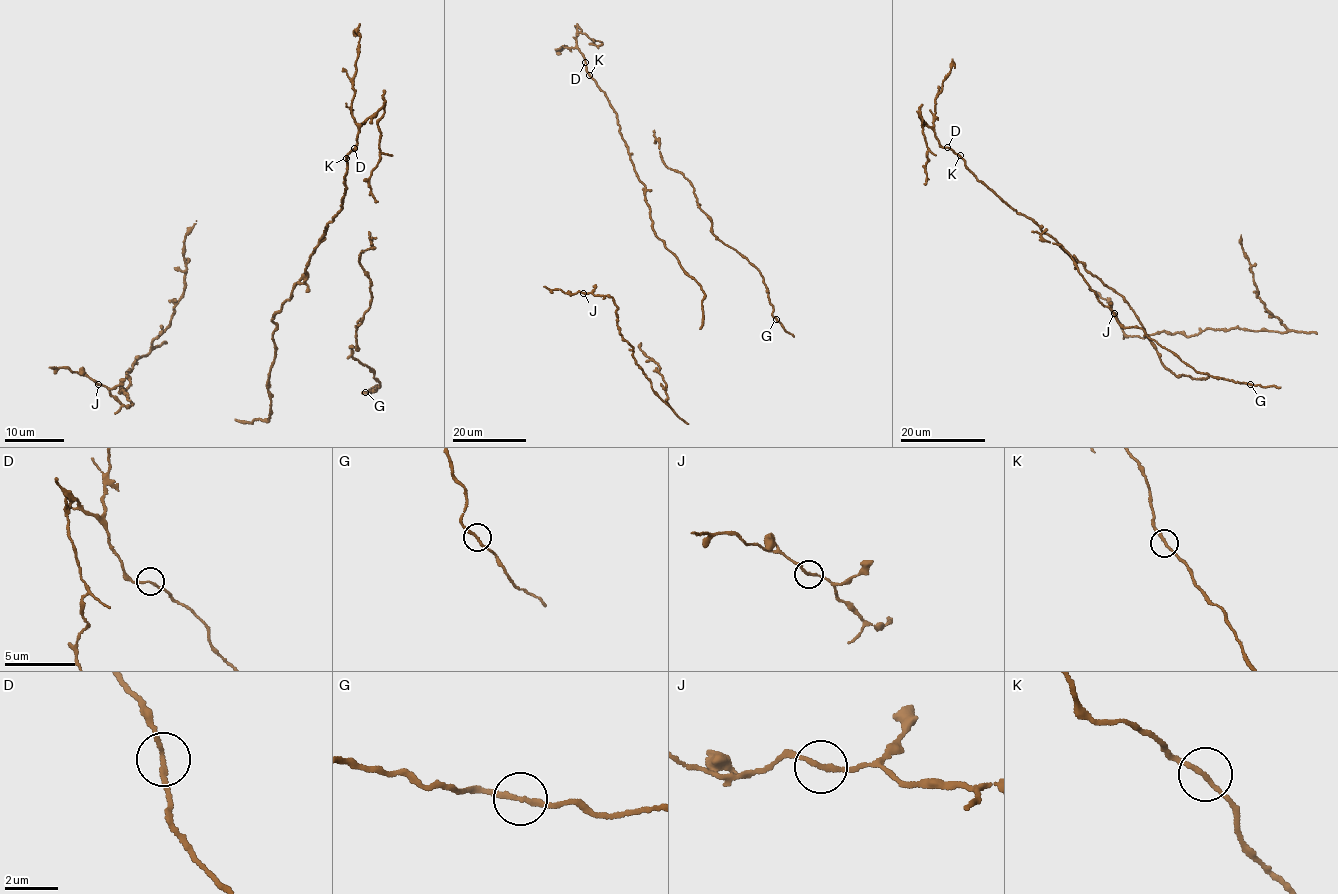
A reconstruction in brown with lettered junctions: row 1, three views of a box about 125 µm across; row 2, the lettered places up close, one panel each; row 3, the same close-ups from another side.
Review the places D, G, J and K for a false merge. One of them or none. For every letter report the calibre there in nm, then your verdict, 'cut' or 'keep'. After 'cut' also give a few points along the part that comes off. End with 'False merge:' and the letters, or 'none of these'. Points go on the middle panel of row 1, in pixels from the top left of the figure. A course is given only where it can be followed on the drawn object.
D: calibre 170 nm; cut; course (586, 62), (575, 39), (579, 28), (594, 40), (592, 44), (602, 44)
G: calibre 190 nm; keep
J: calibre 160 nm; keep
K: calibre 170 nm; keep
False merge: D

